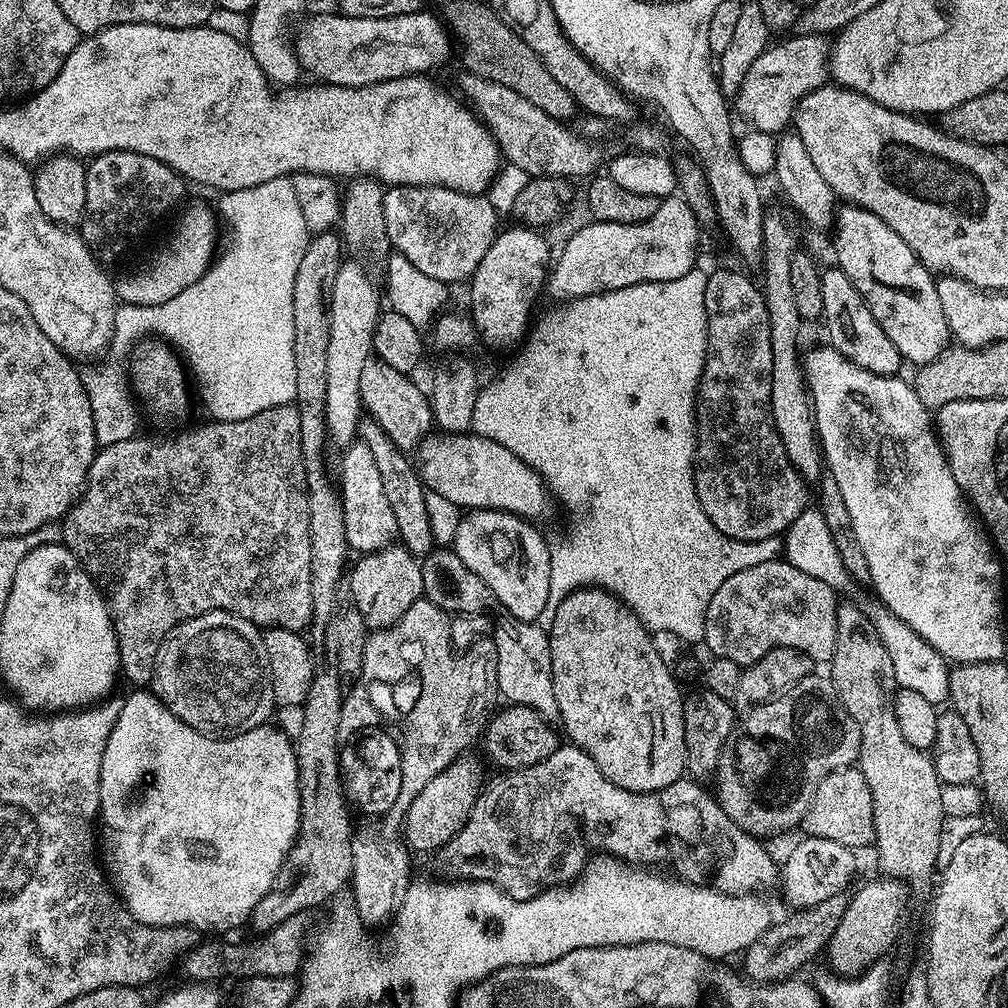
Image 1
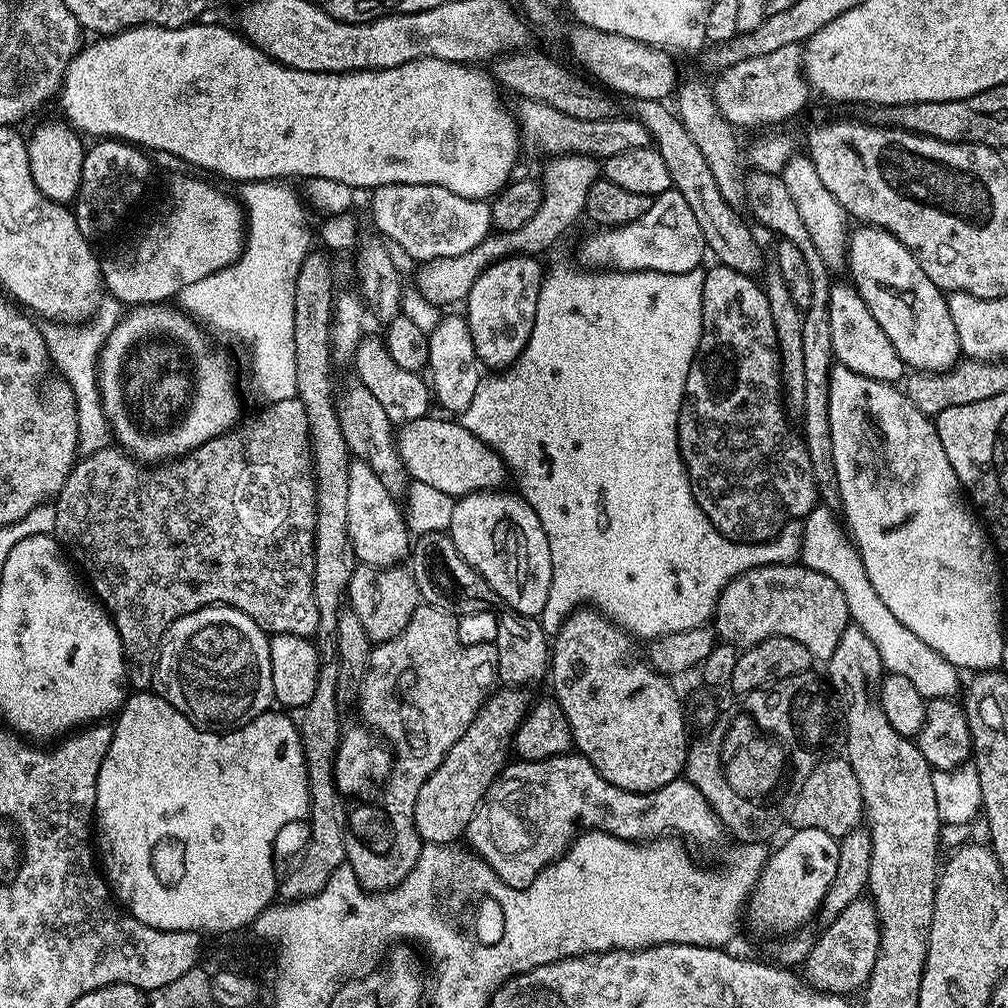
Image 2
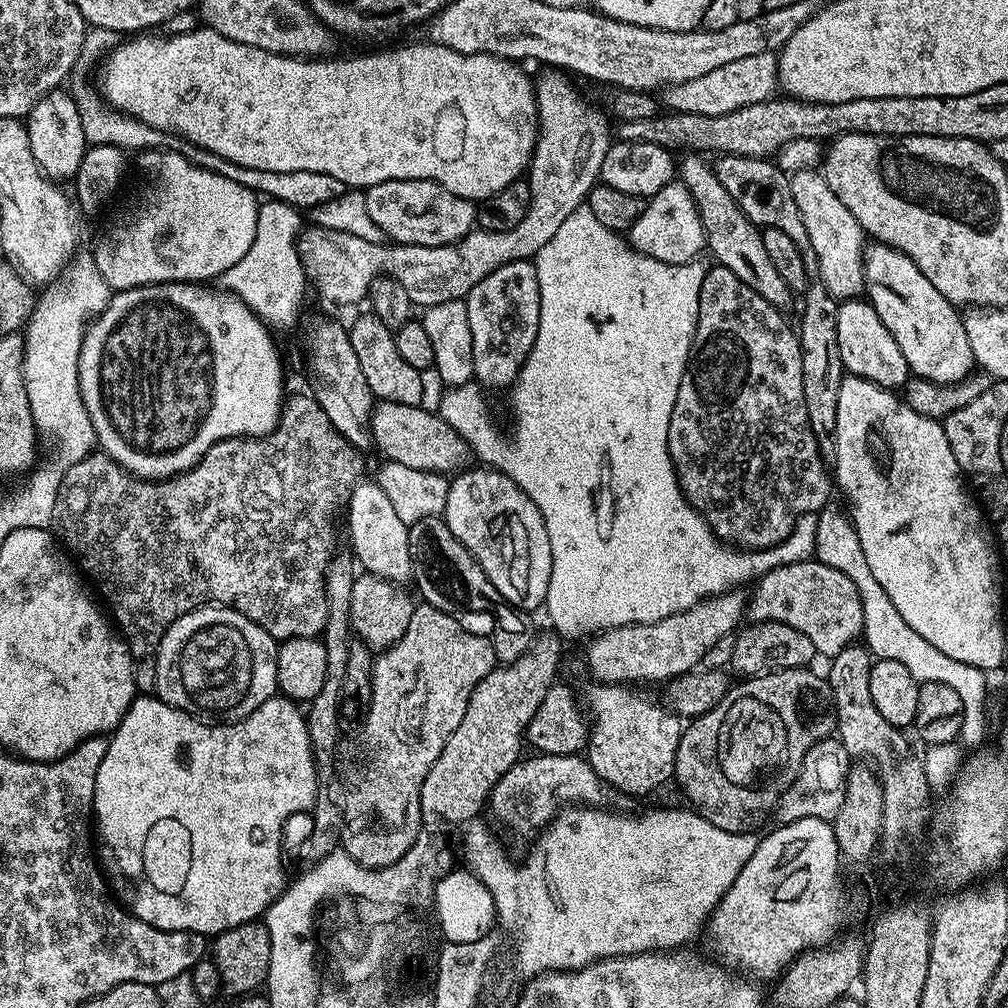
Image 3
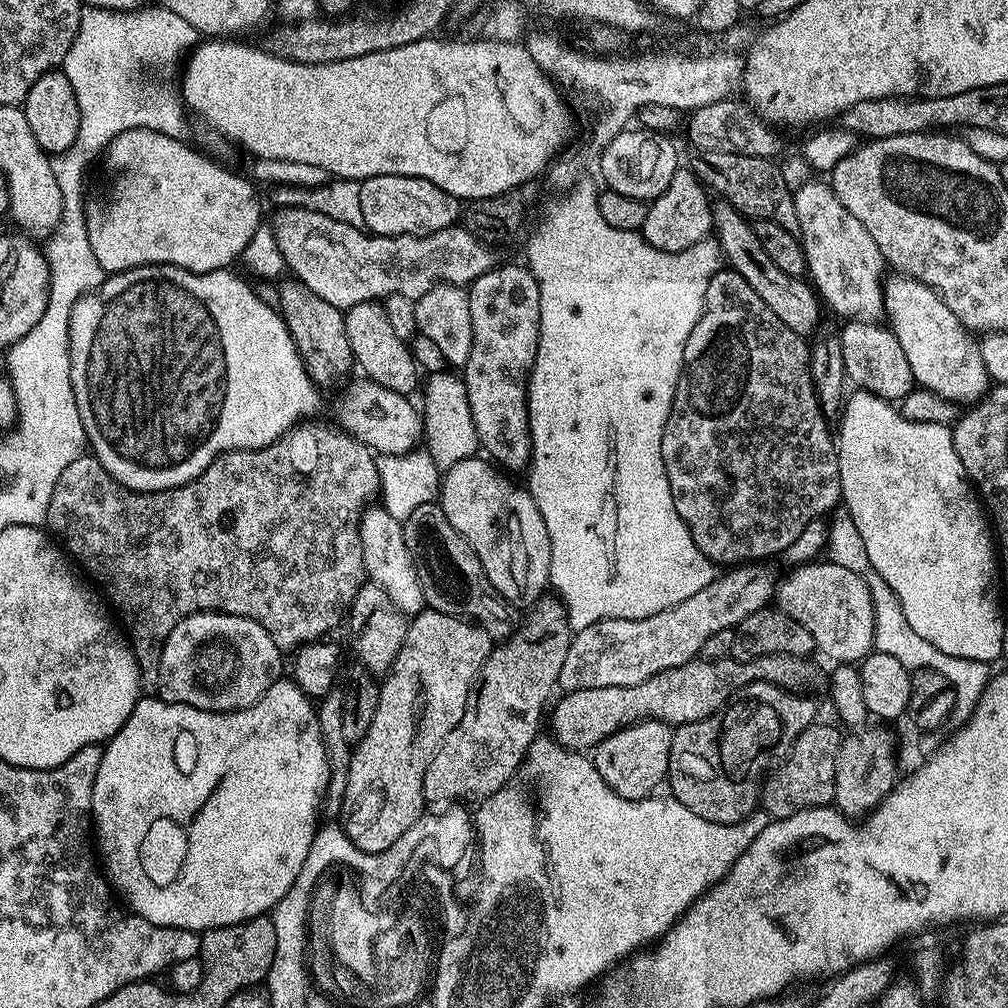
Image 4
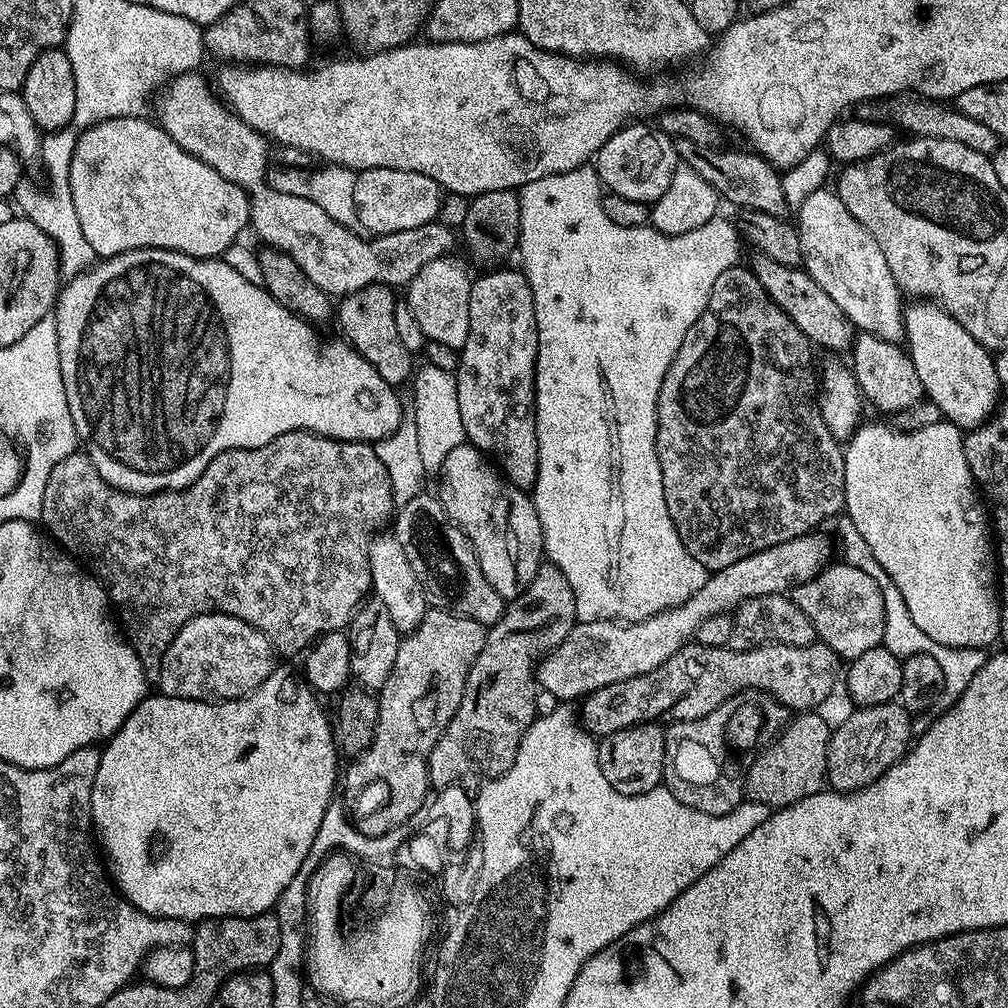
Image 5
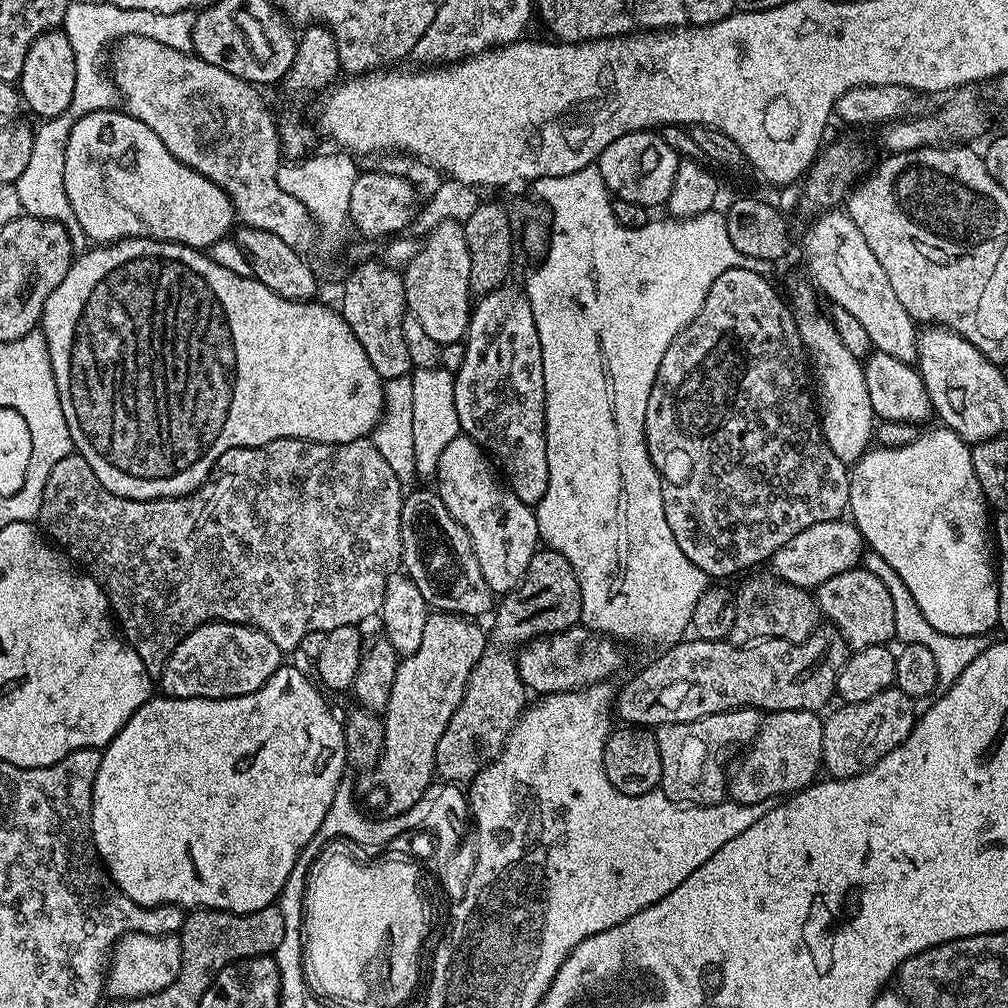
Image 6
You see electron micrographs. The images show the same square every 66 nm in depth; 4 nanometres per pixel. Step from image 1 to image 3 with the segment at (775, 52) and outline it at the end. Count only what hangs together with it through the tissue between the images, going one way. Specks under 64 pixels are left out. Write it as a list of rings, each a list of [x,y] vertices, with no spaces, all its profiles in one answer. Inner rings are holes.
[[[771,52],[754,54],[754,58],[738,58],[738,62],[718,66],[718,70],[710,70],[710,74],[694,78],[685,84],[669,87],[667,89],[669,109],[672,112],[717,116],[730,114],[742,106],[762,104],[777,95],[776,62],[777,57]]]

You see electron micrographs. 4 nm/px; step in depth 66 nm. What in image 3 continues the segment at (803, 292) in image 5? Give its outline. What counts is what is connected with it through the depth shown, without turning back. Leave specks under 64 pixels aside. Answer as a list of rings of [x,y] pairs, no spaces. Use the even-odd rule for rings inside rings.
[[[688,152],[678,166],[679,183],[686,186],[690,191],[690,196],[694,199],[695,208],[702,218],[702,226],[707,251],[712,252],[719,267],[730,270],[737,278],[742,278],[754,294],[762,294],[766,302],[770,302],[774,307],[784,310],[787,304],[794,300],[794,294],[786,282],[782,282],[782,274],[774,270],[774,262],[770,262],[767,255],[766,246],[761,240],[762,230],[756,226],[738,204],[730,196],[724,185],[718,180],[713,167],[699,153]]]

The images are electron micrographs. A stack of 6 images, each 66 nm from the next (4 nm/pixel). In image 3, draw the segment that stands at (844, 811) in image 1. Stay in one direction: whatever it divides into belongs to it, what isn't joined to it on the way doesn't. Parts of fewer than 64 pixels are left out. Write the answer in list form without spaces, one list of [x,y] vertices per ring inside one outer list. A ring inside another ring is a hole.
[[[829,738],[816,741],[815,744],[812,744],[811,750],[806,754],[799,778],[785,790],[780,799],[780,803],[776,805],[776,811],[774,813],[775,819],[778,818],[777,821],[779,821],[780,824],[798,822],[798,818],[818,818],[819,820],[832,822],[838,814],[839,808],[844,805],[849,769],[850,757],[848,751],[844,749],[839,739]]]

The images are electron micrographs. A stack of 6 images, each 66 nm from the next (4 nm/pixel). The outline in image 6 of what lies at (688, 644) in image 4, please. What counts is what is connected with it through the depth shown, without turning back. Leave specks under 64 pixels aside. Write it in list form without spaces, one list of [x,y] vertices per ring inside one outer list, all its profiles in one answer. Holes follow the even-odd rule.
[[[851,519],[814,522],[814,526],[806,526],[802,534],[794,534],[794,538],[786,542],[786,546],[782,546],[772,555],[770,567],[771,571],[787,584],[815,590],[822,582],[834,578],[834,574],[842,574],[857,567],[865,551],[864,536]],[[577,626],[555,632],[552,636],[539,636],[536,640],[529,640],[515,653],[516,669],[520,681],[532,694],[547,694],[549,692],[579,692],[581,688],[588,688],[591,684],[607,681],[620,668],[621,645],[615,639],[609,638],[591,628]]]

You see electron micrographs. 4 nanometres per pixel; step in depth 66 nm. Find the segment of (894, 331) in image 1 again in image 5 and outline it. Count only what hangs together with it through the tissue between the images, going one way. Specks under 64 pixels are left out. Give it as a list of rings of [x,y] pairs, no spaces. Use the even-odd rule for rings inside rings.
[[[931,302],[909,303],[904,310],[904,340],[908,357],[914,362],[914,370],[918,370],[918,378],[922,378],[925,397],[934,406],[938,406],[941,417],[947,423],[954,424],[961,430],[971,430],[995,413],[1002,399],[1002,385],[993,353],[970,338],[970,334],[962,330],[962,326],[949,312]]]

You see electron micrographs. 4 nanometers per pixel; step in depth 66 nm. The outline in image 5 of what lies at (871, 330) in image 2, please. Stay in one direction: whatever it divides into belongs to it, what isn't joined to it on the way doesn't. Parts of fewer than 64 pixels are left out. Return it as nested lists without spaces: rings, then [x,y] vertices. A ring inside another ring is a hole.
[[[860,332],[852,341],[850,367],[860,387],[861,397],[880,412],[891,414],[906,410],[925,399],[922,378],[914,370],[914,362],[900,344],[886,342],[872,332]]]

